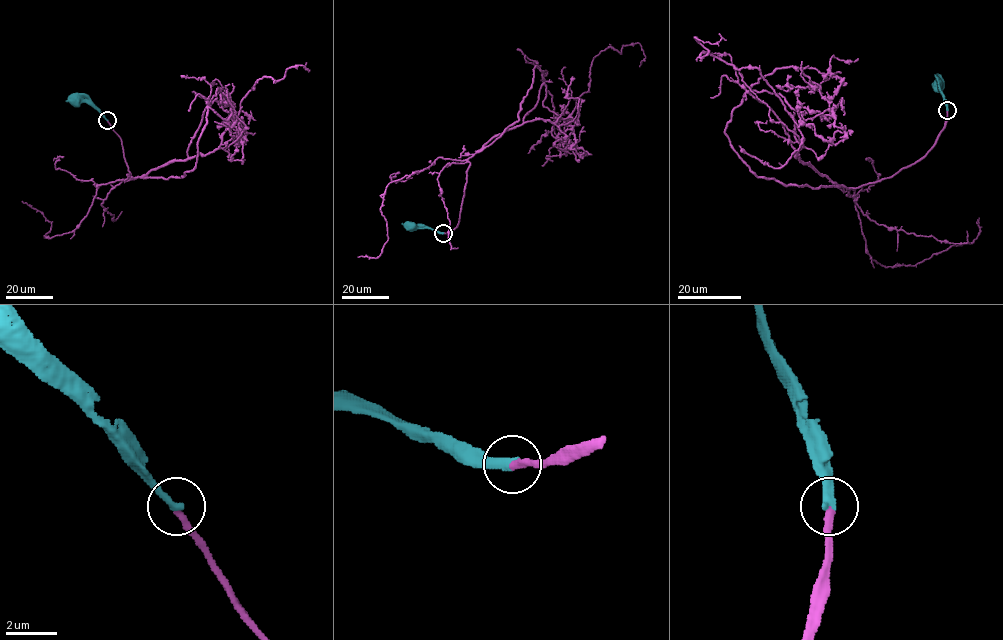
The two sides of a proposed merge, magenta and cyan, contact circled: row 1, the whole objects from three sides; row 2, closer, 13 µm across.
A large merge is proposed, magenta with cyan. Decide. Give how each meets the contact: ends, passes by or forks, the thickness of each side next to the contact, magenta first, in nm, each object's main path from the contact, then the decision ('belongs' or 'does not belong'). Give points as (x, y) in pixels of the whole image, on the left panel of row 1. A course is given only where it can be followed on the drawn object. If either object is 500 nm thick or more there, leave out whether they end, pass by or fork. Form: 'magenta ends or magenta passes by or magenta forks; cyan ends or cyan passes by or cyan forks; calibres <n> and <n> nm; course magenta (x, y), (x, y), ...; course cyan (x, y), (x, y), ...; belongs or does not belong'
magenta ends; cyan ends; calibres 280 and 340 nm; course magenta (107, 120), (132, 179), (142, 177), (213, 152), (257, 80), (279, 80), (298, 65), (309, 70), (303, 67); course cyan (107, 120), (90, 105), (75, 100); belongs

